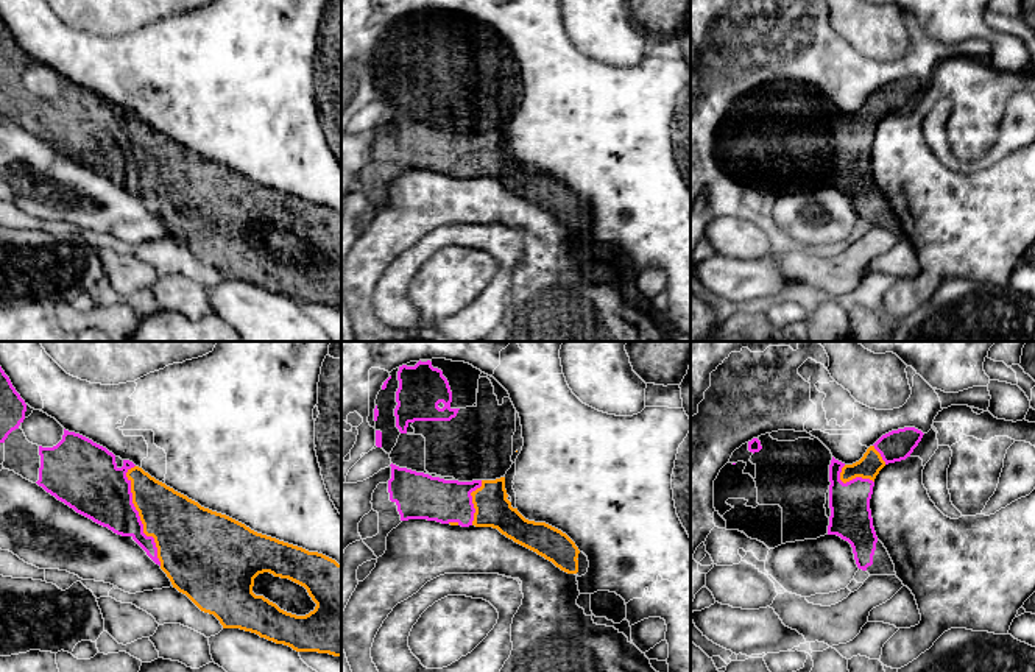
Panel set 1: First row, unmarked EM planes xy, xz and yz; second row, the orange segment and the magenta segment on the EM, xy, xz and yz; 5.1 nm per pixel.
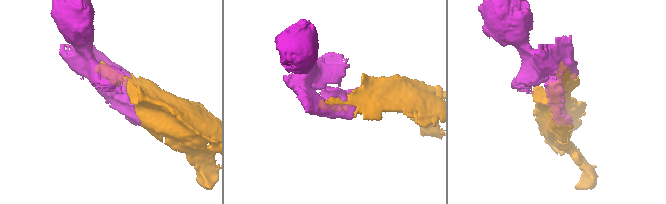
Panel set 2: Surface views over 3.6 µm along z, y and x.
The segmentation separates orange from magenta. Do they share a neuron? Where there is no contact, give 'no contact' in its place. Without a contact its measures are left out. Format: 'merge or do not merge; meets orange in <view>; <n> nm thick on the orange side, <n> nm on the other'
merge; meets orange in xy; 320 nm thick on the orange side, 300 nm on the other

